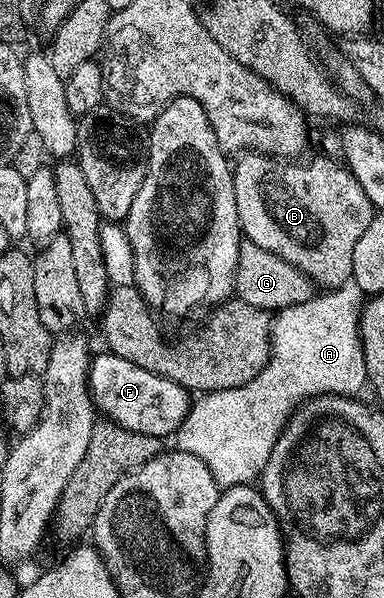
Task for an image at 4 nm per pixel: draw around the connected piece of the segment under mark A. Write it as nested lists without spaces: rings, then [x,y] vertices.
[[[349,283],[341,285],[339,289],[321,292],[319,295],[313,295],[306,303],[298,303],[294,307],[286,307],[279,310],[272,318],[272,350],[268,356],[268,362],[262,371],[258,371],[258,375],[254,379],[250,379],[250,383],[246,383],[242,387],[234,387],[226,391],[214,391],[197,396],[191,402],[186,419],[176,428],[174,440],[176,440],[175,448],[182,453],[190,455],[198,455],[198,459],[202,459],[202,463],[206,463],[206,467],[210,469],[216,480],[216,484],[221,490],[229,489],[235,485],[247,485],[259,474],[264,468],[264,464],[270,459],[274,443],[280,437],[280,433],[284,429],[284,424],[288,422],[292,415],[292,410],[300,404],[301,401],[310,397],[322,397],[331,395],[334,397],[350,397],[359,394],[360,388],[368,385],[368,372],[366,371],[366,363],[364,362],[364,352],[360,346],[360,310],[362,308],[362,294],[356,285]]]

